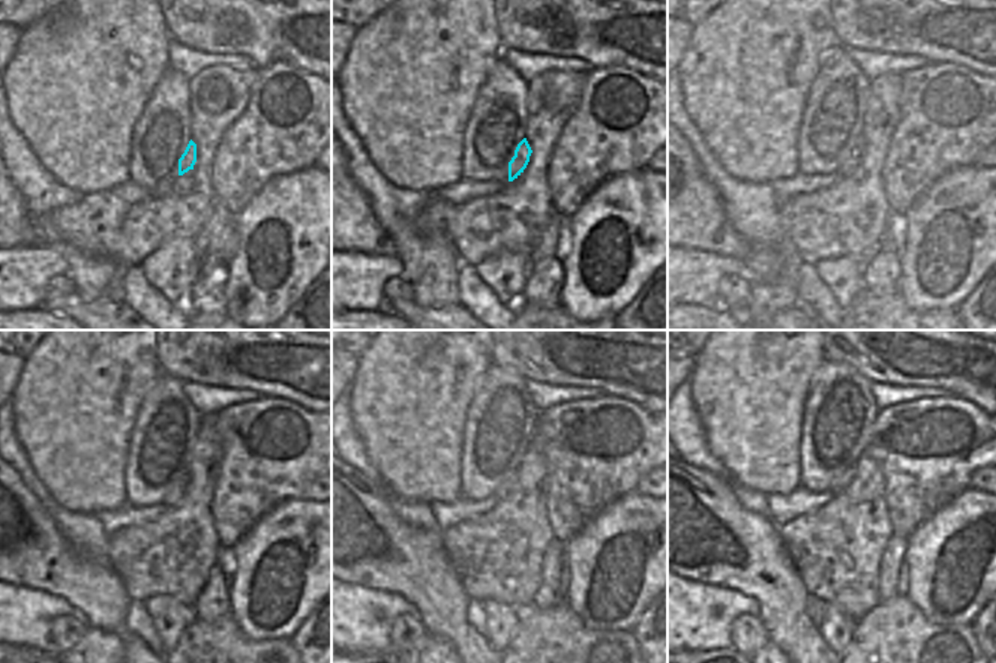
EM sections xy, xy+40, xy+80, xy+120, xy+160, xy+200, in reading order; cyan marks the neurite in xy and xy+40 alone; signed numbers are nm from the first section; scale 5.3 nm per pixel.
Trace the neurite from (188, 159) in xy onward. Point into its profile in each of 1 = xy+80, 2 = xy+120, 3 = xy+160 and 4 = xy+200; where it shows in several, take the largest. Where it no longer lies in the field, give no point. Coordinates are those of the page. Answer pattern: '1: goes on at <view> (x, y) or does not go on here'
1: goes on at xy+80 (858, 147)
2: goes on at xy+120 (180, 488)
3: goes on at xy+160 (507, 489)
4: goes on at xy+200 (843, 480)

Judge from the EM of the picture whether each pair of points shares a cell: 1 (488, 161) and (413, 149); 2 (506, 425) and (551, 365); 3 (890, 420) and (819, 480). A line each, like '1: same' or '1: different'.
1: different
2: different
3: different

